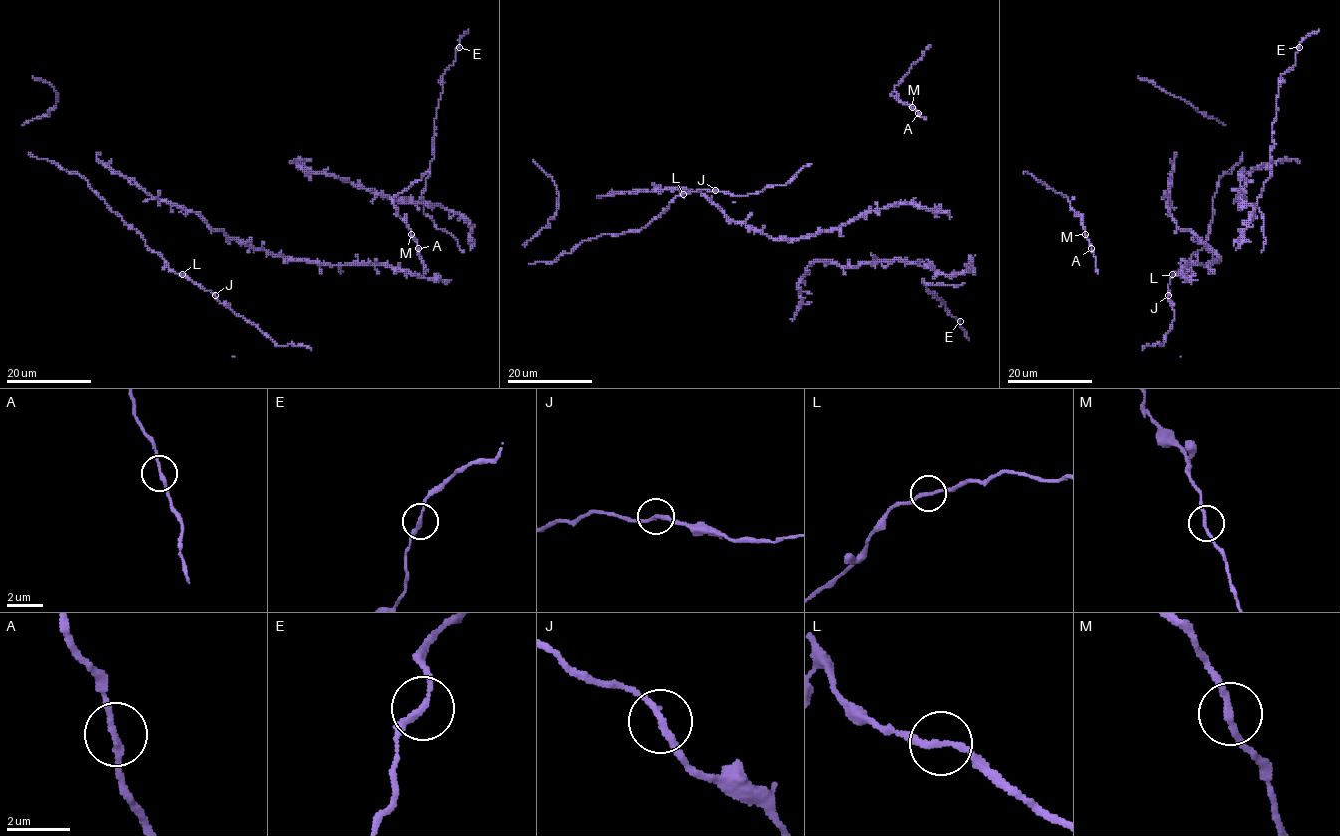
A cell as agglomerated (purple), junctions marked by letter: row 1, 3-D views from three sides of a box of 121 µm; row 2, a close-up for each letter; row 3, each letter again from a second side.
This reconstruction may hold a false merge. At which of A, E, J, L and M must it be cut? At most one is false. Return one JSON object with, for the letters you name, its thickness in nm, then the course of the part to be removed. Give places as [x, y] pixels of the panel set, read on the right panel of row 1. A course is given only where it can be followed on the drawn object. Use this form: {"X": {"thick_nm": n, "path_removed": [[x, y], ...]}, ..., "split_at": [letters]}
{"split_at": []}

